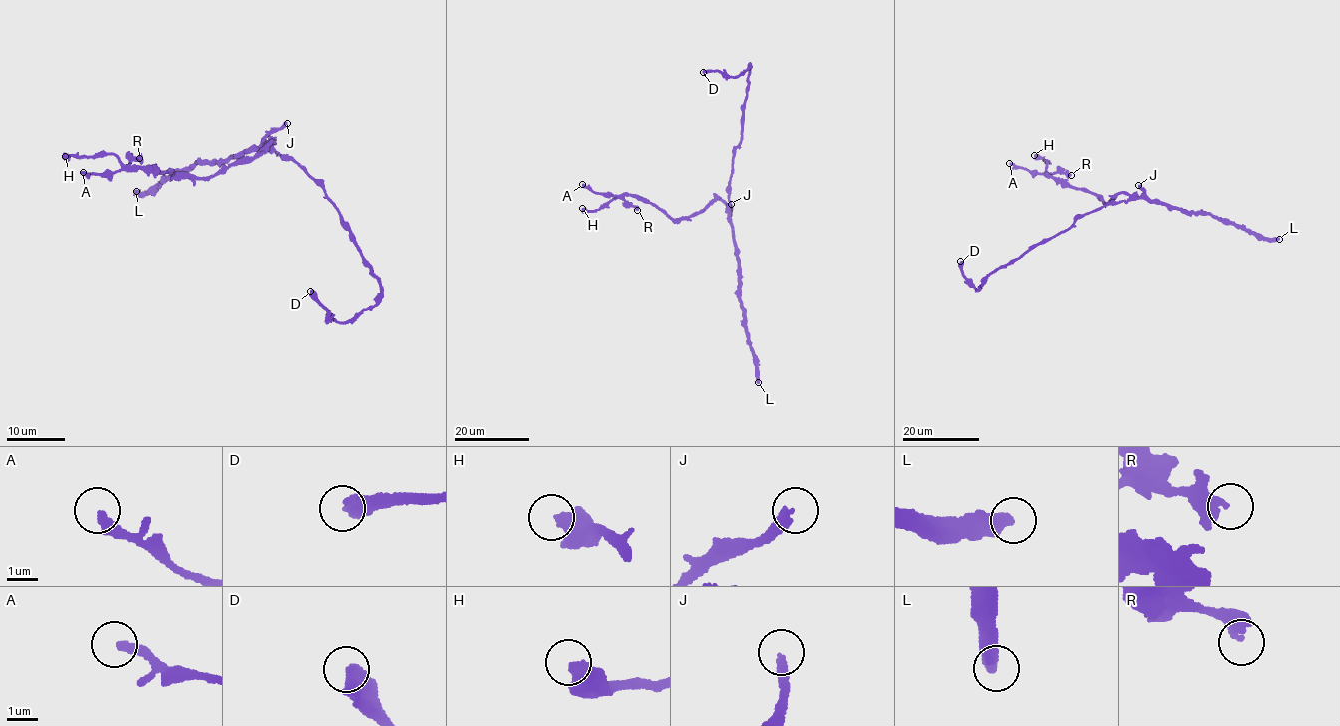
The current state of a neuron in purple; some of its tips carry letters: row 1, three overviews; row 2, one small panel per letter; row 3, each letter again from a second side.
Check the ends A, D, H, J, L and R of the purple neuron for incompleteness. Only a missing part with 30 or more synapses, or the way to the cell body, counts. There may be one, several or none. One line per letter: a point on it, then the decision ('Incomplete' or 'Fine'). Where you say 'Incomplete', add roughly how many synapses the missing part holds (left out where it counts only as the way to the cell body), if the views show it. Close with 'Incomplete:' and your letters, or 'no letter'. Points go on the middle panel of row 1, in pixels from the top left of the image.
A: Place: (582, 184). Fine
D: Place: (703, 72). Fine
H: Place: (582, 208). Fine
J: Place: (731, 204). Incomplete. Roughly 150 synapses
L: Place: (758, 382). Fine
R: Place: (637, 210). Fine
Incomplete: J

